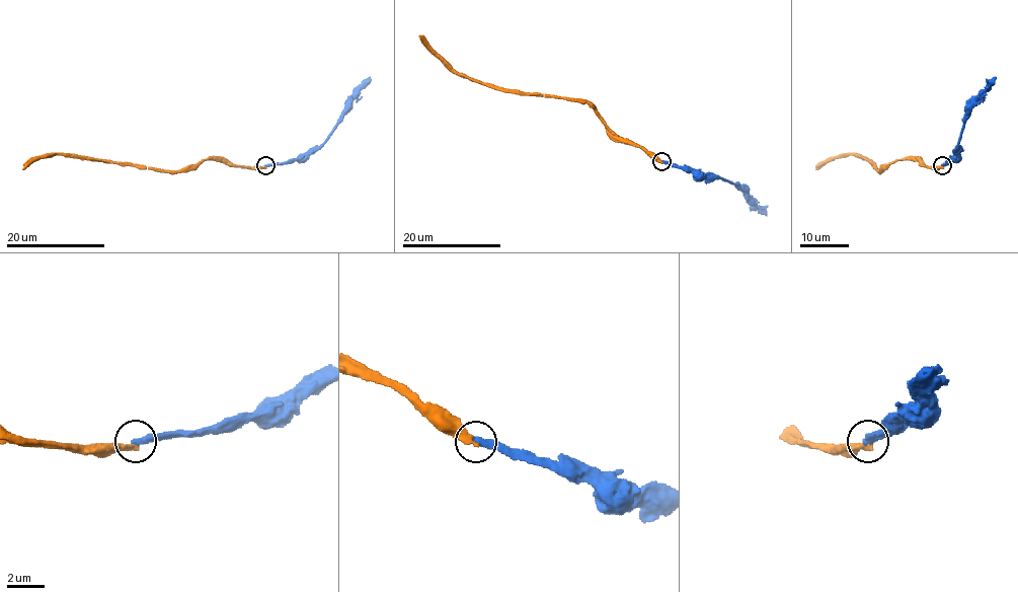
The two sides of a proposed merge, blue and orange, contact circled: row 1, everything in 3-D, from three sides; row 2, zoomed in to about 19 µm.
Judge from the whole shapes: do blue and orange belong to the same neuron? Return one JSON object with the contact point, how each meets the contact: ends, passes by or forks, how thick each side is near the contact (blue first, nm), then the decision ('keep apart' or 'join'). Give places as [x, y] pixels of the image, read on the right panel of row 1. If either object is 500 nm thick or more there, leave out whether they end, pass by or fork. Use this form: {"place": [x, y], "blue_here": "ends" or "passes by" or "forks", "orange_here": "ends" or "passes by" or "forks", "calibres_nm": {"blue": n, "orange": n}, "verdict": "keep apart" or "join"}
{"place": [942, 165], "blue_here": "ends", "orange_here": "ends", "calibres_nm": {"blue": 400, "orange": 280}, "verdict": "keep apart"}

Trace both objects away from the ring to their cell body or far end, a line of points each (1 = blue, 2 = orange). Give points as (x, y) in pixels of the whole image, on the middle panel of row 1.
1: (661, 161), (731, 182), (766, 216)
2: (661, 161), (624, 143), (586, 102), (502, 91), (460, 76), (419, 35)

